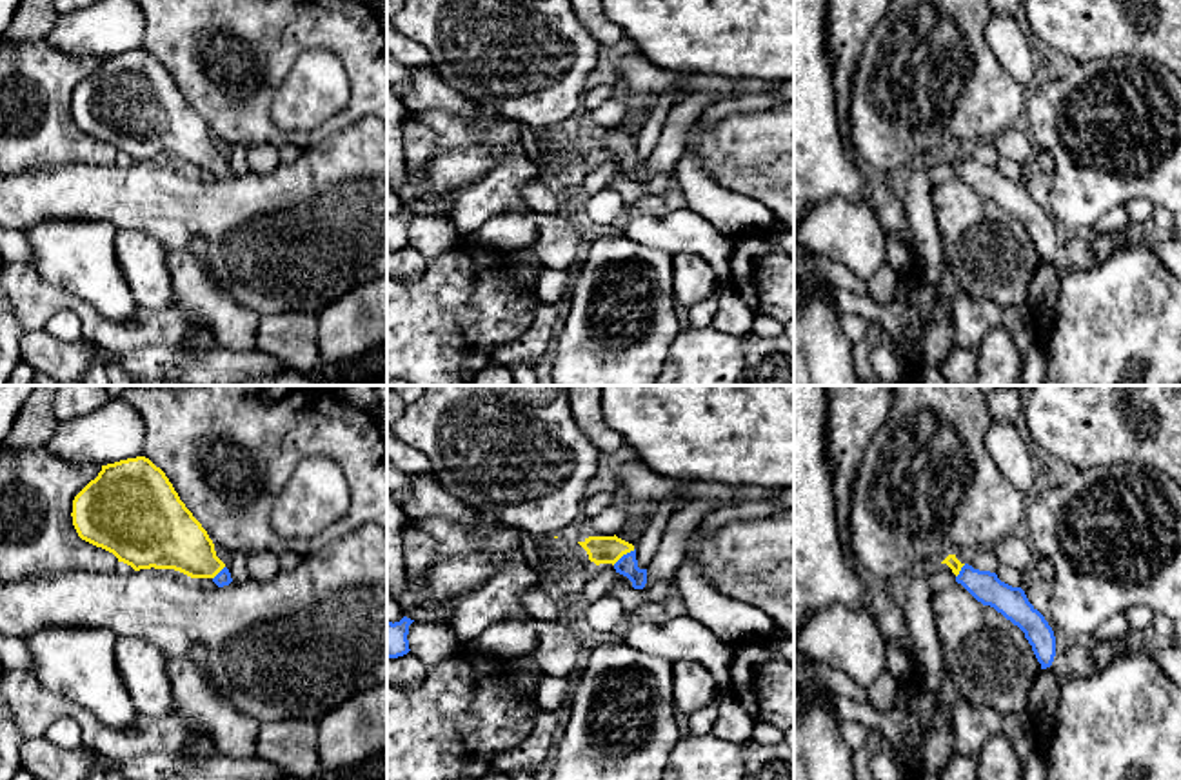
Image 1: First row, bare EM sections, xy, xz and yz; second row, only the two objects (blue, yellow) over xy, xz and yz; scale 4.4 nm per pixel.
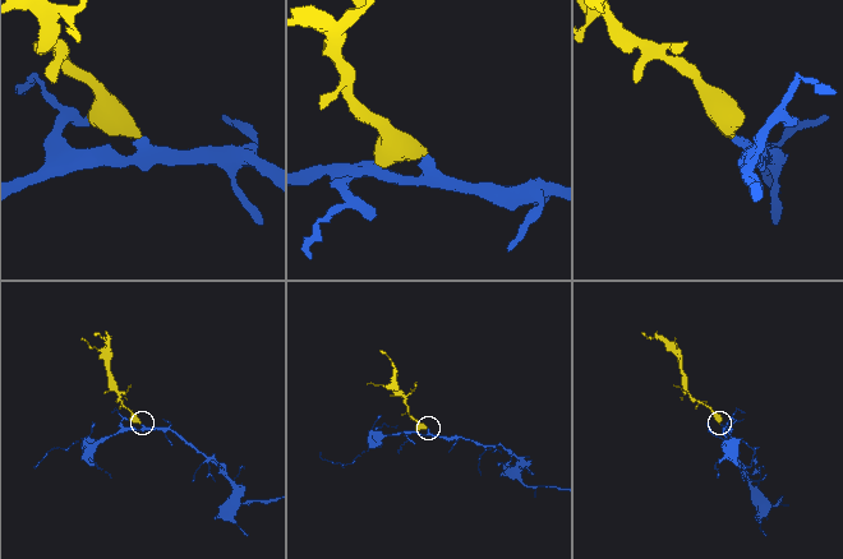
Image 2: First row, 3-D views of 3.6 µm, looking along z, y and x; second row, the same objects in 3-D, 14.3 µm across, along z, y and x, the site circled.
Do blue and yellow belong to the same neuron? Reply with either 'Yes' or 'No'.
Yes

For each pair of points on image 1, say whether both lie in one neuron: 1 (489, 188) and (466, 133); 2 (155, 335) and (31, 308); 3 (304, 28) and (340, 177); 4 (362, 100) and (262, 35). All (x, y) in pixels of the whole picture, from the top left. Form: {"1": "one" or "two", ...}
{"1": "one", "2": "one", "3": "two", "4": "one"}

